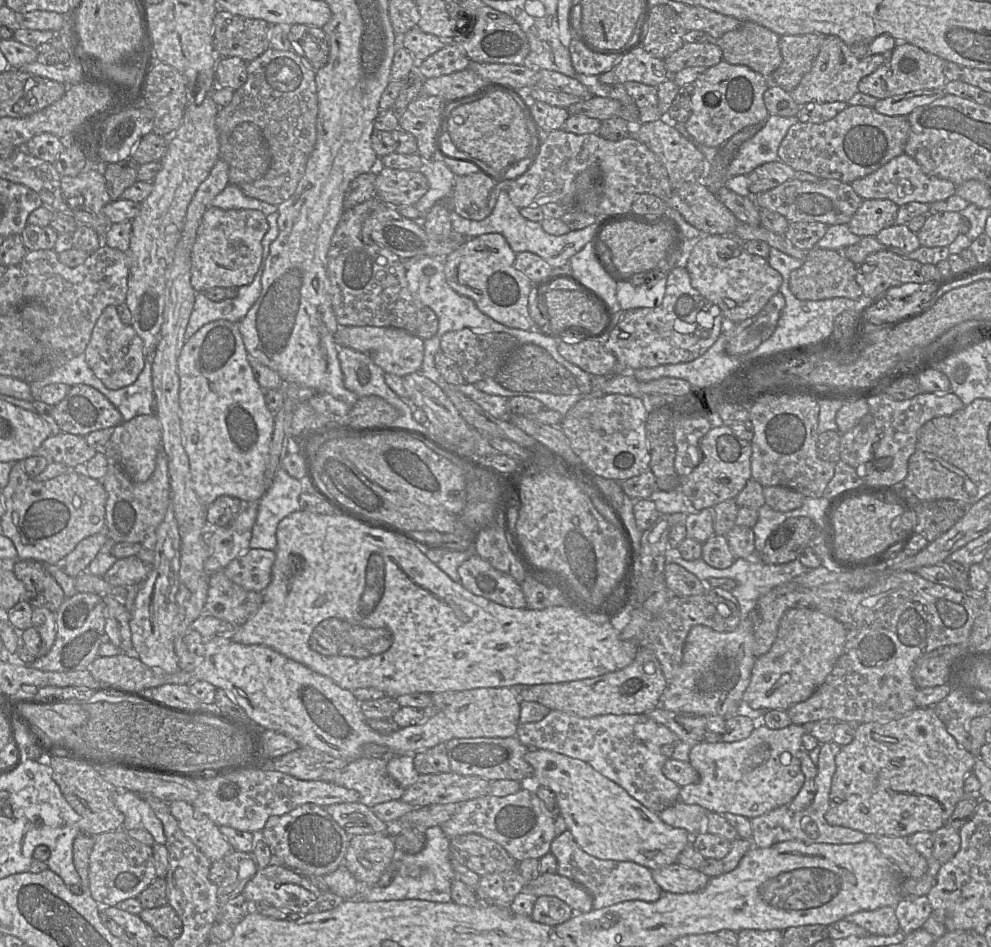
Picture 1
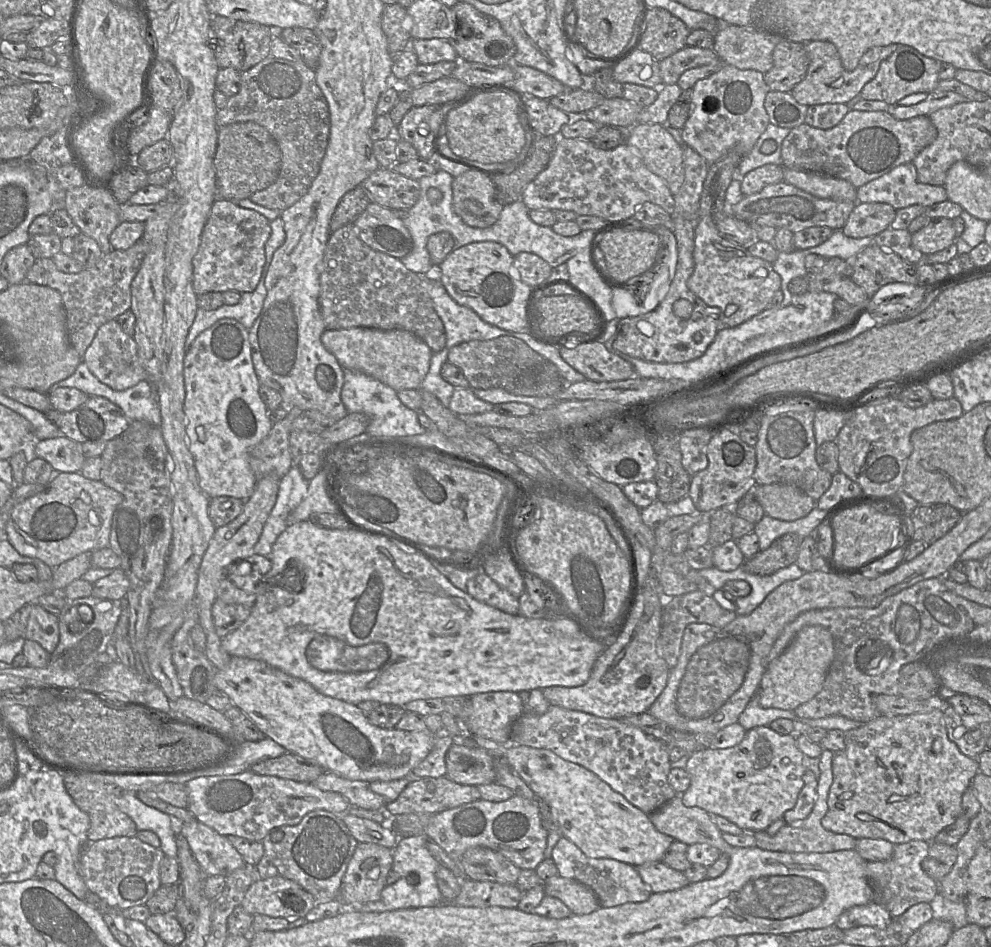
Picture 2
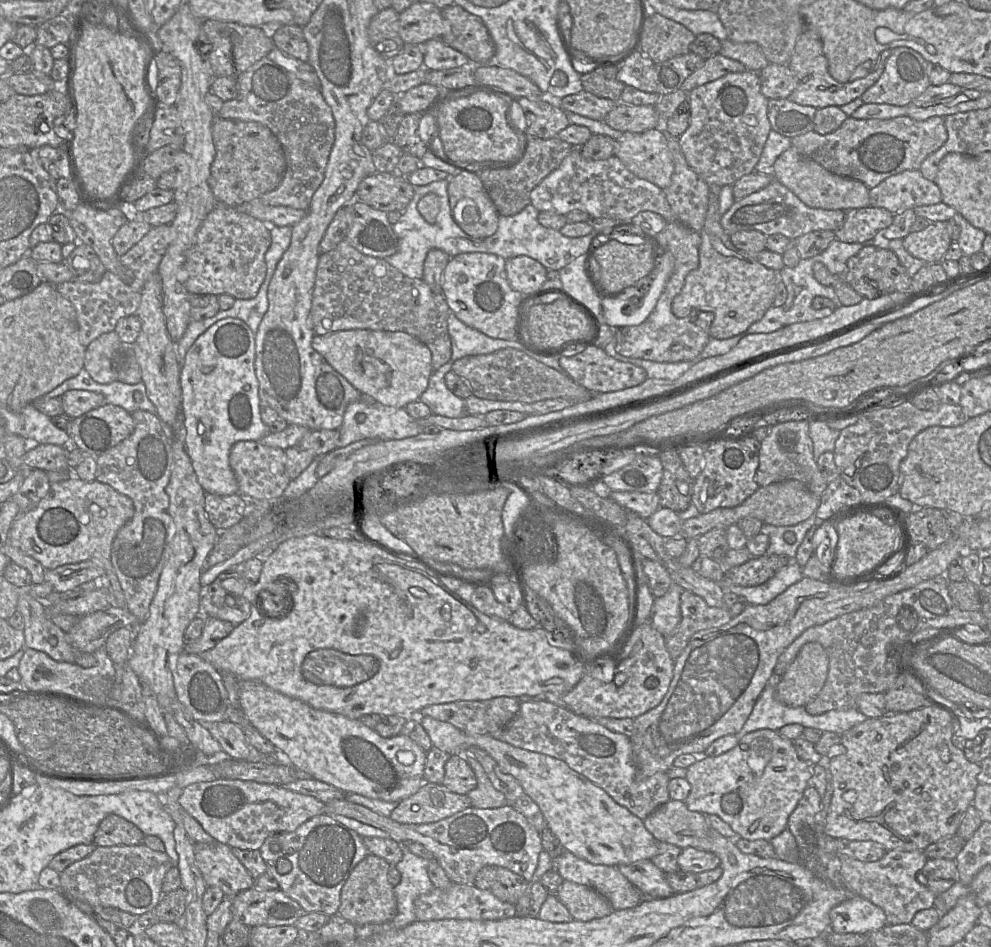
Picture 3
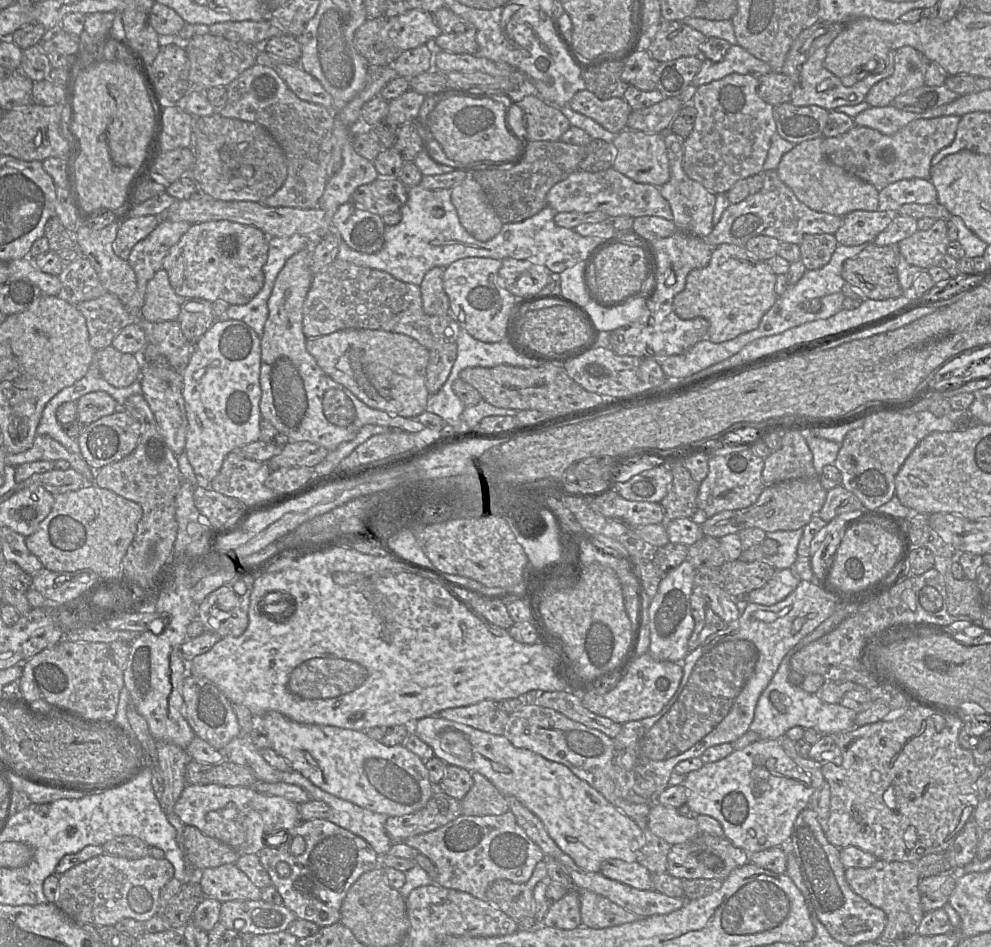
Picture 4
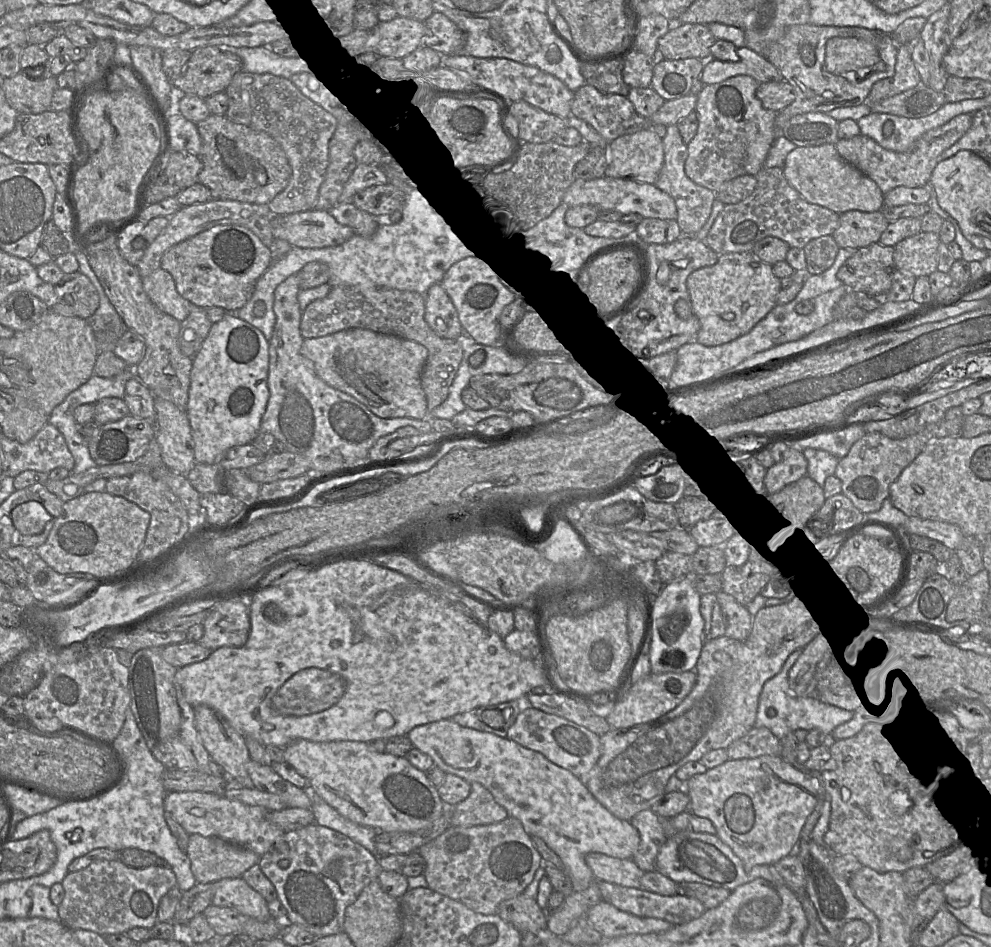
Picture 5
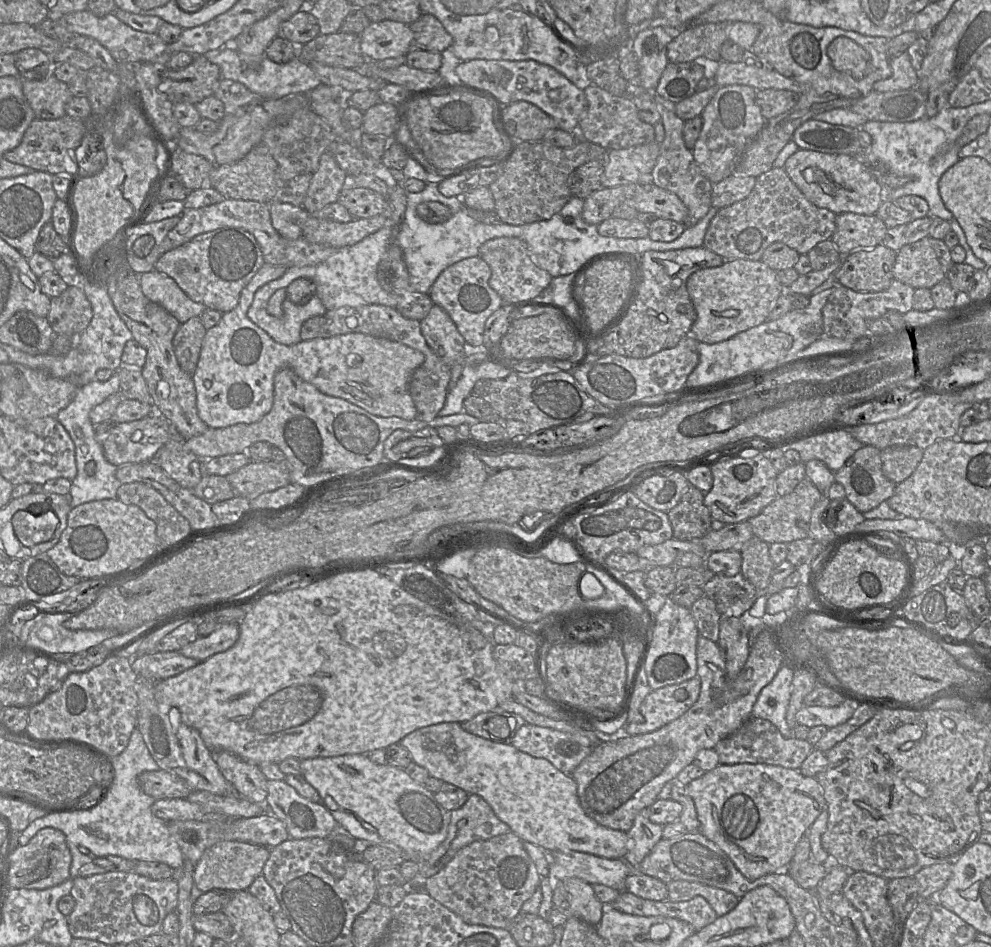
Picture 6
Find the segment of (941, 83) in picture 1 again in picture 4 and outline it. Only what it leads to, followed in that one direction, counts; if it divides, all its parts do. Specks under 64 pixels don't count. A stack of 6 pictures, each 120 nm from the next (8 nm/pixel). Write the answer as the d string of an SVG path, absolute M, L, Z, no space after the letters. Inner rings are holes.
M901 47L894 53L892 75L875 84L864 101L870 107L890 106L896 97L924 85L924 64L921 54L913 47Z

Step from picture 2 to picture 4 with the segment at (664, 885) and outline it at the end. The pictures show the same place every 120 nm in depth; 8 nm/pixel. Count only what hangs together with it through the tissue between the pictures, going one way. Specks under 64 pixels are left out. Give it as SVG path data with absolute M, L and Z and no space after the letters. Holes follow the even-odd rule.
M620 859L605 860L600 873L612 880L627 884L640 890L653 889L653 874L642 864Z

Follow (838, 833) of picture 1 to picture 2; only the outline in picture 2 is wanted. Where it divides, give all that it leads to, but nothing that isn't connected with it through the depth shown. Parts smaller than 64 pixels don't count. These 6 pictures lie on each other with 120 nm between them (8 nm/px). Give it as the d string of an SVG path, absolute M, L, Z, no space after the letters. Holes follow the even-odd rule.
M823 749L818 758L820 774L818 776L817 799L809 816L802 821L784 825L774 835L769 835L765 830L750 832L754 834L756 847L771 851L797 853L827 853L855 849L858 839L847 834L829 831L823 827L821 822L828 811L828 795L833 782L832 758L834 754L831 750Z

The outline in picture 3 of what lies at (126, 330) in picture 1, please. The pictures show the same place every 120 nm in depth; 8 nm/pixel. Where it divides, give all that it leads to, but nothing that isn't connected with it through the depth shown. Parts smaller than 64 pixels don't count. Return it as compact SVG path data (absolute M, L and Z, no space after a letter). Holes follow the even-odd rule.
M115 330L100 335L86 347L84 368L95 382L109 384L117 380L116 360L124 347Z

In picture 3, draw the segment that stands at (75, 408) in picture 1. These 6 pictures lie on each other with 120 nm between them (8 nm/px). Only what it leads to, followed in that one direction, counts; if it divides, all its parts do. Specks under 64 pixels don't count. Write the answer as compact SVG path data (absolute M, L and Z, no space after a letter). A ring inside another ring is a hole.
M106 403L73 418L65 431L71 445L97 459L133 433L134 420L122 407Z

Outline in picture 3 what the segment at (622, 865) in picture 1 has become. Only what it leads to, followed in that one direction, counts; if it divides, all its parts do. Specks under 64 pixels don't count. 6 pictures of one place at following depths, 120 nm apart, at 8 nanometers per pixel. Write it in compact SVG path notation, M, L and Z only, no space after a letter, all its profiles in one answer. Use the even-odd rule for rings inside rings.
M564 850L554 861L554 868L564 880L585 885L604 896L614 910L636 907L645 899L641 891L636 888L616 866L595 865L578 858L571 852Z

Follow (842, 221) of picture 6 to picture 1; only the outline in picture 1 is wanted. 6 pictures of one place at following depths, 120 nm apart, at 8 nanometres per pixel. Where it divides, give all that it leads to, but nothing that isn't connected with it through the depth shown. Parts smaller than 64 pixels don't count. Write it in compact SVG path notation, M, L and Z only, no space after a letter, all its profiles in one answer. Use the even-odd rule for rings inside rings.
M864 199L850 219L850 230L861 237L876 236L879 231L895 224L899 206L889 199Z

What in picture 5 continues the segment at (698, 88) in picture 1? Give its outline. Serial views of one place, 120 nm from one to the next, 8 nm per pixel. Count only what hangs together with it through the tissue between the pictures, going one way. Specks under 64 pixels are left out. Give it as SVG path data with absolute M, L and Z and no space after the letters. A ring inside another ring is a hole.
M747 75L704 85L697 94L695 113L698 128L687 144L685 173L696 184L715 193L726 182L741 176L754 175L764 167L769 149L776 138L777 112L766 109L756 97L758 84Z

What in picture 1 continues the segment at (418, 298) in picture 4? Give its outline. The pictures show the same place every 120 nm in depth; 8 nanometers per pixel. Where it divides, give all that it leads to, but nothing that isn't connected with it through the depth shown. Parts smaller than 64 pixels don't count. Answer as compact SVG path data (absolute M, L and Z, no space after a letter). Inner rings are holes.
M374 197L342 213L327 254L332 309L339 326L395 327L425 340L438 331L437 315L410 292L405 261L363 233L366 217L384 205Z

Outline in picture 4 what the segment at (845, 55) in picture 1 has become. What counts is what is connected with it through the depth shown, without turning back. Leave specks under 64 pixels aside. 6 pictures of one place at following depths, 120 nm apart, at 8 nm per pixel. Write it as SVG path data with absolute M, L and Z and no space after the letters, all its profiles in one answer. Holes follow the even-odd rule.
M817 22L802 31L792 44L781 72L794 82L794 90L790 103L794 106L819 106L833 111L841 106L855 106L862 103L870 89L892 75L894 70L894 53L890 51L884 61L884 69L879 74L862 75L862 79L852 86L844 86L842 80L824 67L826 50L832 41L843 31L845 24Z

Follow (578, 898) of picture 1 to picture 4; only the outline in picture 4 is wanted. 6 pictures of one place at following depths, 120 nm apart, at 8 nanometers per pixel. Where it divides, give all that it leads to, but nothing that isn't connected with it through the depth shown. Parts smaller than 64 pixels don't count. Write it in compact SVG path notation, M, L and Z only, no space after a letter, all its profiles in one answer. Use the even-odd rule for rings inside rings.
M577 889L580 897L581 925L601 929L636 921L640 917L608 898L589 890Z

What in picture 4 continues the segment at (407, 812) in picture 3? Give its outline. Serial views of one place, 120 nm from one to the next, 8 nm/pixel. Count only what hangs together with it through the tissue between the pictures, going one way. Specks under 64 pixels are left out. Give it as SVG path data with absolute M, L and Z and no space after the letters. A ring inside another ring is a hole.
M436 787L424 808L411 814L388 817L385 829L392 842L400 843L444 826L460 815L461 802Z

